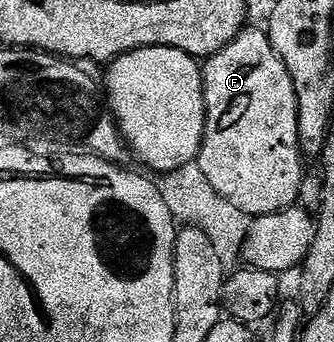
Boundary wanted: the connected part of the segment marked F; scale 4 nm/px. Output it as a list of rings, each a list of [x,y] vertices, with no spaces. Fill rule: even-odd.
[[[247,28],[236,36],[236,40],[232,40],[232,44],[225,46],[220,53],[205,59],[204,85],[206,87],[206,135],[202,138],[202,150],[197,156],[196,165],[204,172],[208,184],[212,184],[212,188],[216,188],[216,192],[220,192],[220,196],[227,198],[233,206],[240,208],[240,212],[244,212],[249,216],[285,212],[289,206],[295,205],[299,201],[302,193],[302,176],[304,173],[302,161],[304,161],[304,155],[298,144],[296,88],[292,84],[292,76],[288,76],[288,68],[284,64],[284,60],[280,60],[276,48],[272,48],[269,33],[266,30]]]

